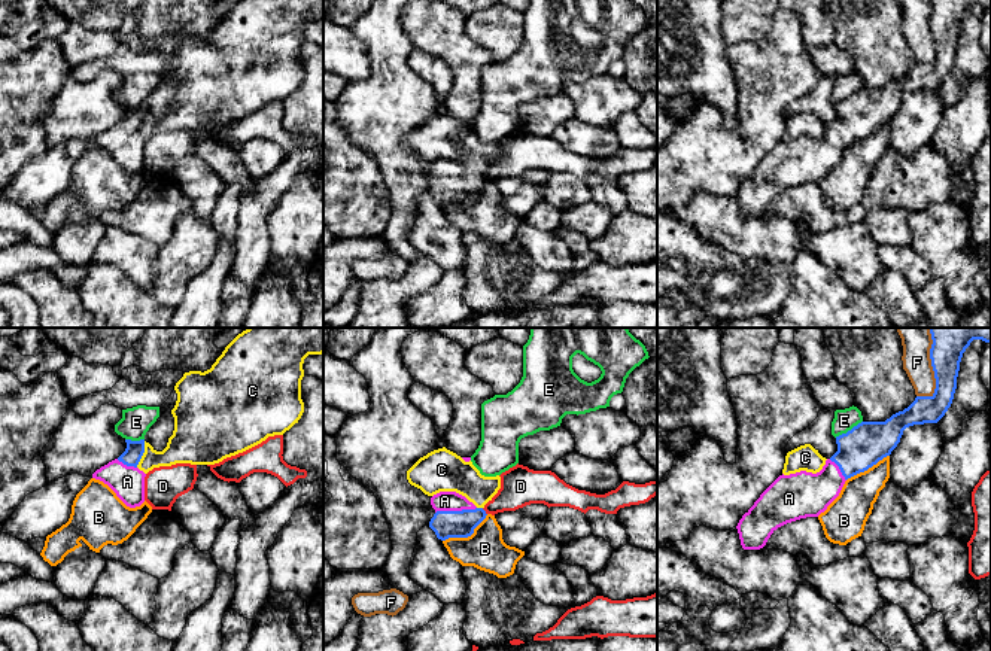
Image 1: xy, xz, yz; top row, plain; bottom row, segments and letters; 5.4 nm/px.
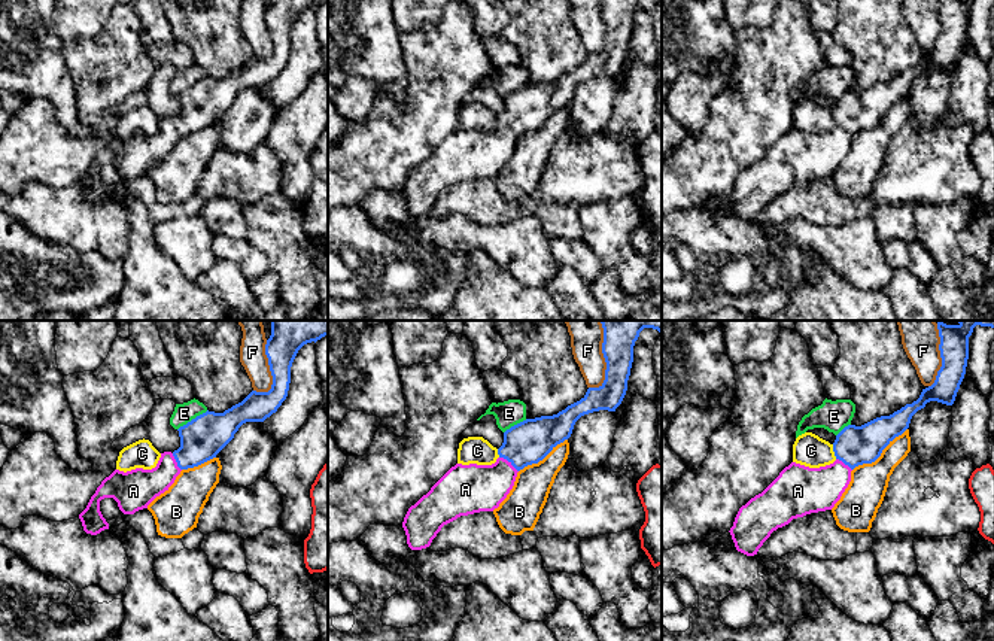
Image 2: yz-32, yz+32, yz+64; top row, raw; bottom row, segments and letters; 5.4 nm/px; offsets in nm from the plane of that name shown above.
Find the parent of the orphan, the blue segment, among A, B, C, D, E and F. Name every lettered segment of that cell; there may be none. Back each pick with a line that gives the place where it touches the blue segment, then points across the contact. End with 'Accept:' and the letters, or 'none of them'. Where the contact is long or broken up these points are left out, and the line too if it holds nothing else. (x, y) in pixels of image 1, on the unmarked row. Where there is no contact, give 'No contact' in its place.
A: Touches blue at xz (455, 178). Path across: xz (446, 191), (455, 178), (444, 167)
Accept: A

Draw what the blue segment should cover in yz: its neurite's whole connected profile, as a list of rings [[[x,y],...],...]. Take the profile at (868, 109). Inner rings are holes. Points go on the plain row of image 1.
[[[931,0],[931,6],[930,25],[936,45],[934,60],[931,63],[916,63],[908,74],[893,80],[885,88],[861,88],[846,100],[836,103],[838,118],[826,127],[820,139],[800,137],[779,142],[742,182],[736,192],[744,216],[763,215],[770,201],[787,189],[806,183],[818,183],[839,162],[848,145],[867,137],[891,121],[906,94],[937,89],[945,82],[954,66],[963,19],[973,6],[991,9],[991,0]]]

